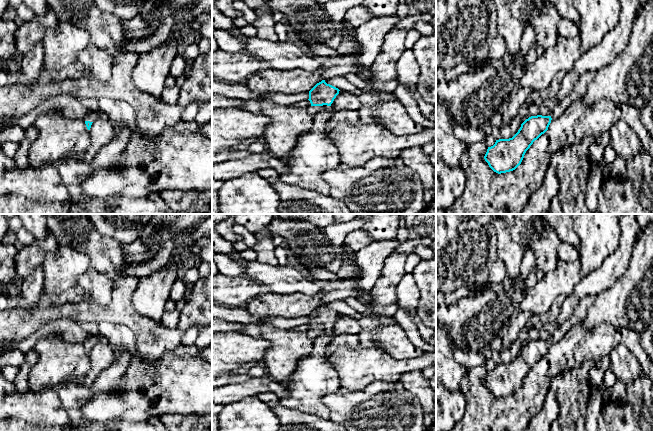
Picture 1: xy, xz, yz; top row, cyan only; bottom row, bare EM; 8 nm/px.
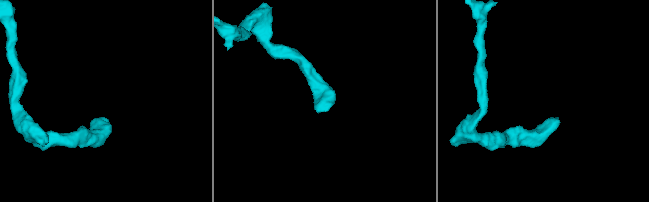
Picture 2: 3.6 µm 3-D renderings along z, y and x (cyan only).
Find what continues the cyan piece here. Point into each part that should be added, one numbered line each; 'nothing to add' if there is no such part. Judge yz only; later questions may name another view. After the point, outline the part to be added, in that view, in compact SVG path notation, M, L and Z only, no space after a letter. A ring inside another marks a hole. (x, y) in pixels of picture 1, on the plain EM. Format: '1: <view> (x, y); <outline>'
1: yz (580, 313); M596 295L584 297L577 305L571 316L564 322L563 326L552 334L551 342L557 343L563 338L566 331L571 330L575 325L584 322L588 309L592 306Z

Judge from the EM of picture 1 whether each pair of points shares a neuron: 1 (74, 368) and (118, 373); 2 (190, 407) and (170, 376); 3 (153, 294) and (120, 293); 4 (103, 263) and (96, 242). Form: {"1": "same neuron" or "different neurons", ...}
{"1": "different neurons", "2": "same neuron", "3": "different neurons", "4": "same neuron"}

